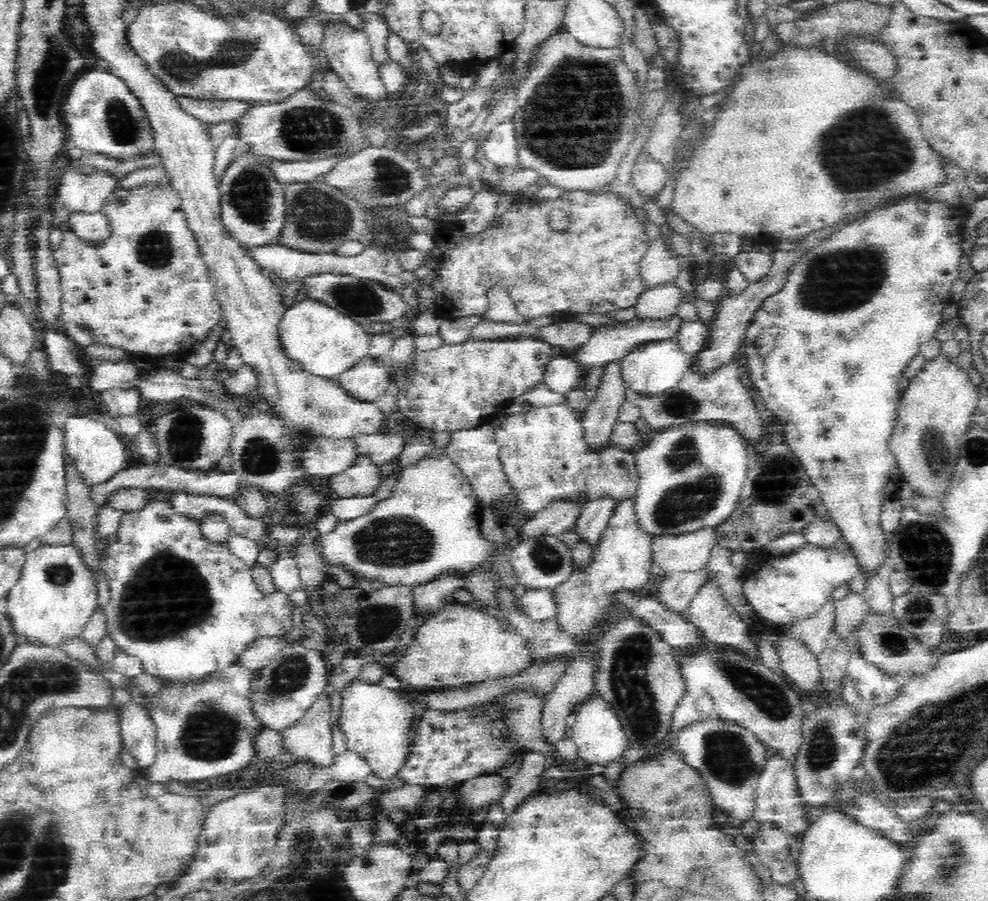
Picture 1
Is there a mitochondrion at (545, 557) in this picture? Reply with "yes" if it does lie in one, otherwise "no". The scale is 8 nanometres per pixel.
yes

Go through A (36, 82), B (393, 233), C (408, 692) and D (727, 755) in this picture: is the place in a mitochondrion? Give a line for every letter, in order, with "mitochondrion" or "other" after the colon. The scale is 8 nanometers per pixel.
A: other
B: mitochondrion
C: other
D: mitochondrion

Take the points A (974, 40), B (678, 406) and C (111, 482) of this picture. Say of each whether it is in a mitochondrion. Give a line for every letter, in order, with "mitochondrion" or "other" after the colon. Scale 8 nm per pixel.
A: other
B: mitochondrion
C: other

